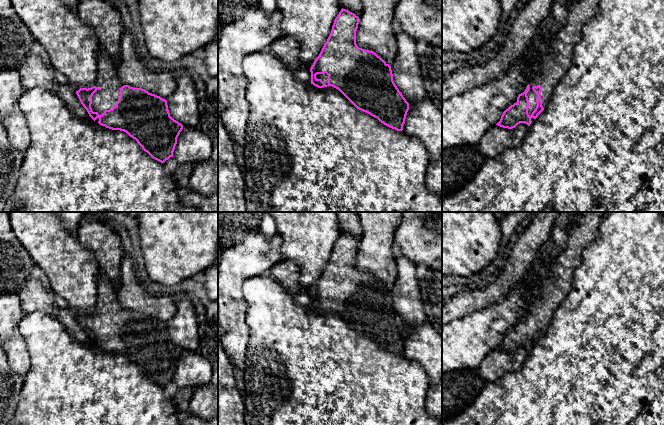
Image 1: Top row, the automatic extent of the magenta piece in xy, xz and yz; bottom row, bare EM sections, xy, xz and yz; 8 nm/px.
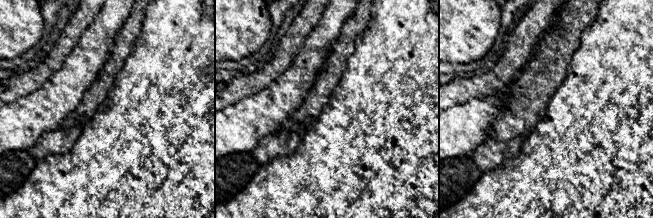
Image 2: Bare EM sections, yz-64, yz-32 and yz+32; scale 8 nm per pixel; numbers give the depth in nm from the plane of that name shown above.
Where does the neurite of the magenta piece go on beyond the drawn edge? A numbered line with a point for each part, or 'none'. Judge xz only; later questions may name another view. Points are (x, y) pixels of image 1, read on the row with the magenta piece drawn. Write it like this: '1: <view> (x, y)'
1: xz (324, 77)

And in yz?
1: yz (546, 71)

